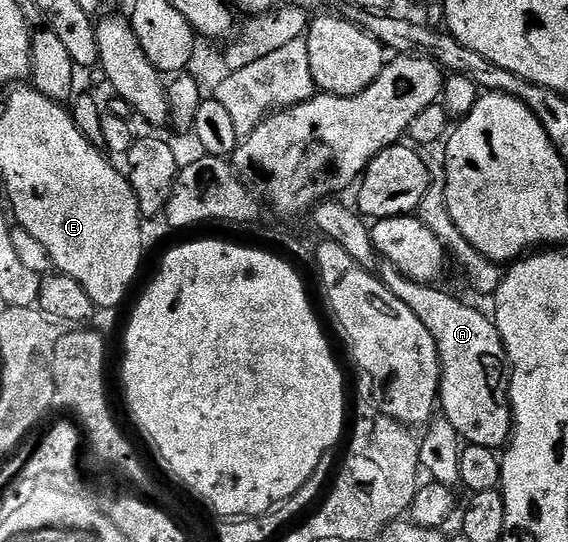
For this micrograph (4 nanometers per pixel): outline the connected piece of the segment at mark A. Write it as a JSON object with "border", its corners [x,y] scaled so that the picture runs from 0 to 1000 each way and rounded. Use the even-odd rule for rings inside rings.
{"border":[[[673,485],[667,513],[759,609],[776,662],[773,753],[780,773],[794,779],[820,821],[887,828],[903,793],[903,751],[896,747],[896,686],[889,640],[873,596],[840,568],[817,561],[776,528],[739,524],[717,513],[695,491]]]}

